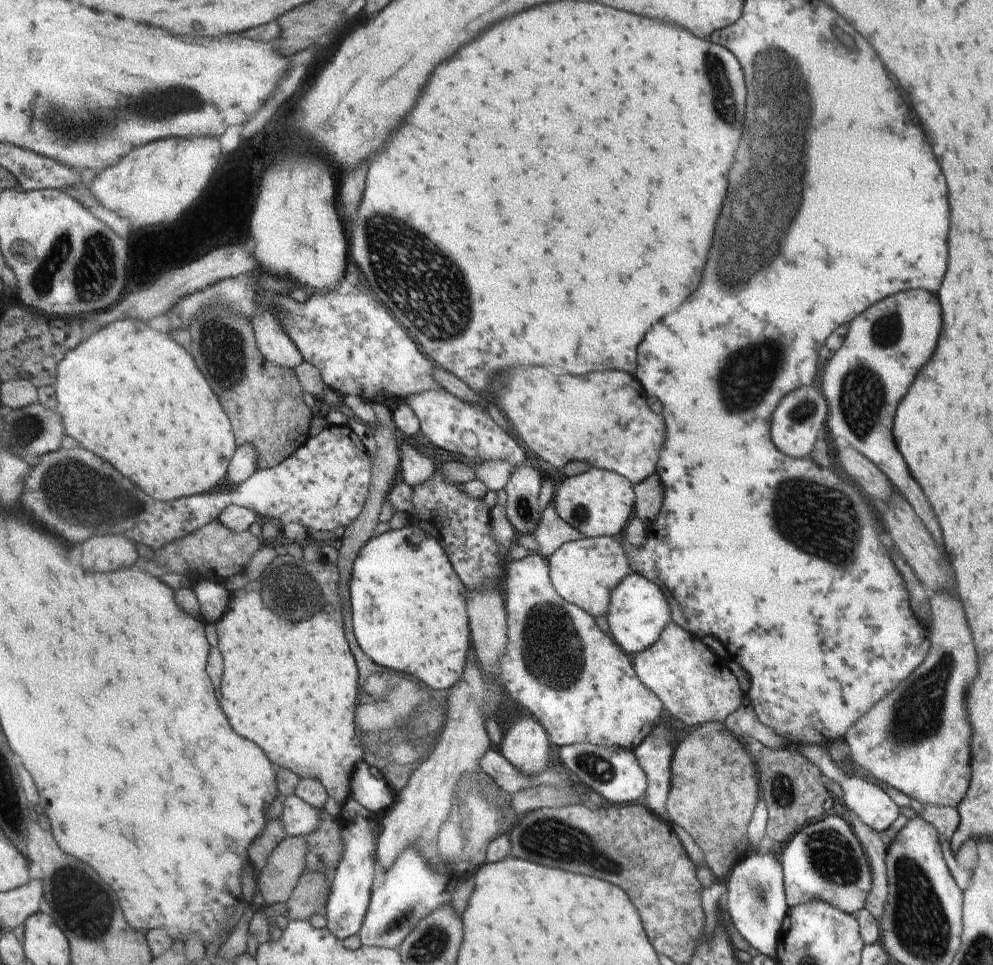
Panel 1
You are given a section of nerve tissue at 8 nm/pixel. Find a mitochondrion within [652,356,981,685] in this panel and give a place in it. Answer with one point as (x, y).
(802, 507)

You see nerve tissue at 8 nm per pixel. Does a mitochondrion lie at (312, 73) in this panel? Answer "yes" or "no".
no

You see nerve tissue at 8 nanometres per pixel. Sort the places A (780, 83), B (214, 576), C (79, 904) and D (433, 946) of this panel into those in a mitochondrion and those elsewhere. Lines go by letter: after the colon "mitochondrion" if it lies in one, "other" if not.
A: mitochondrion
B: other
C: mitochondrion
D: mitochondrion

